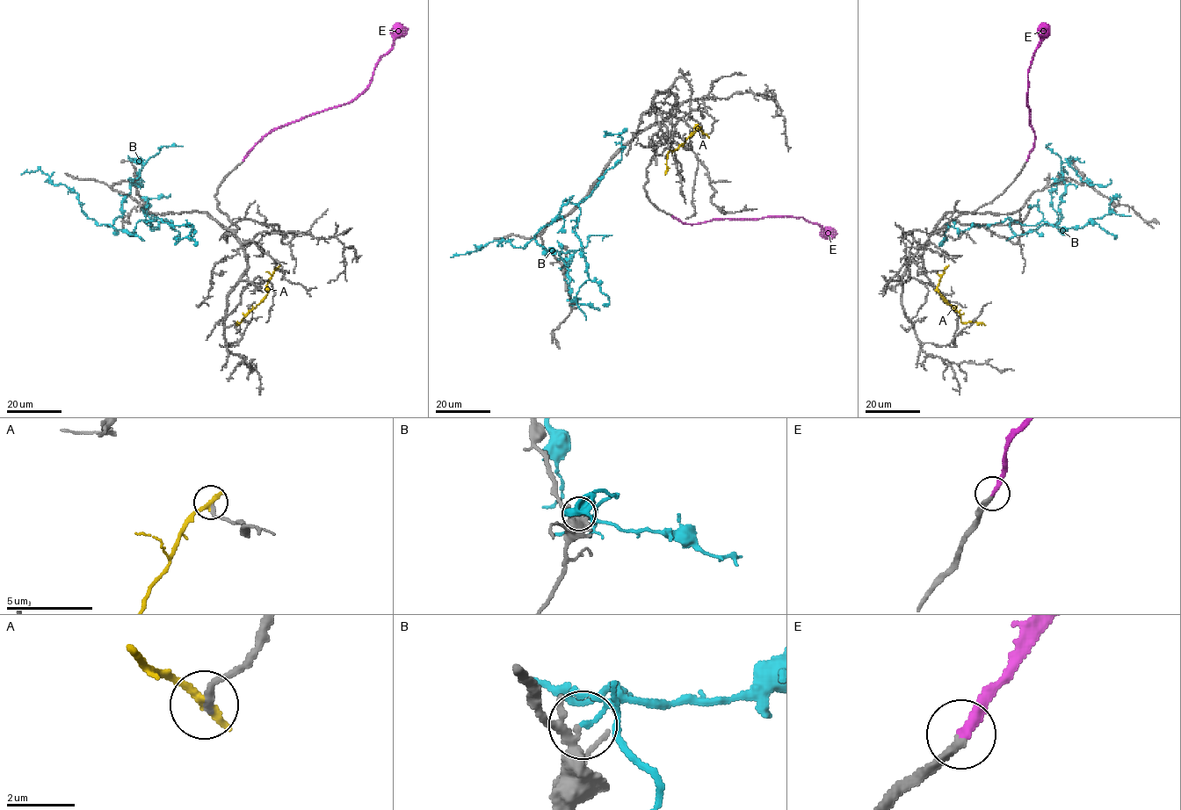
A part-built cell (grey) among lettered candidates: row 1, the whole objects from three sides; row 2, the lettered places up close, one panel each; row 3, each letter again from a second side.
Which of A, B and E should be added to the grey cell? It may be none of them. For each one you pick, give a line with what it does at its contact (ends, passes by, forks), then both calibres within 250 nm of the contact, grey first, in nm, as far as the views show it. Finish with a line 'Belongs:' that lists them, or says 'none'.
E: it ends; calibres 260 and 280 nm
Belongs: E

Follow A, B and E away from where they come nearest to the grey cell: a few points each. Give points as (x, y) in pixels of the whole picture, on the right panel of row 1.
A: (946, 267), (937, 287), (938, 292), (959, 313), (963, 323), (982, 322), (986, 325)
B: (1112, 200), (1082, 228), (1010, 227), (1055, 226), (1062, 162), (1090, 184), (1110, 178)
E: (1026, 161), (1035, 134), (1030, 126), (1027, 106), (1028, 71), (1033, 53), (1047, 32), (1046, 25)

